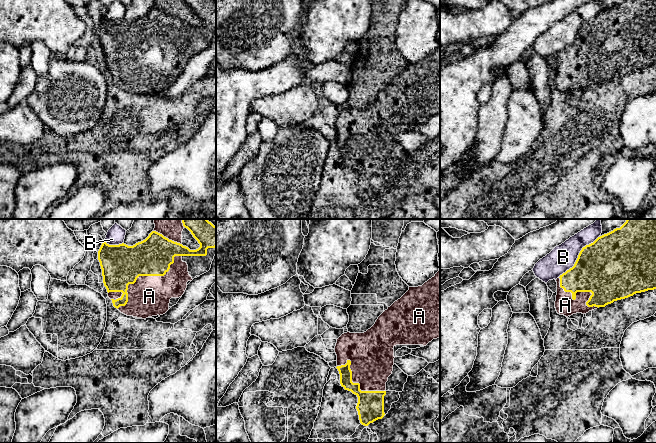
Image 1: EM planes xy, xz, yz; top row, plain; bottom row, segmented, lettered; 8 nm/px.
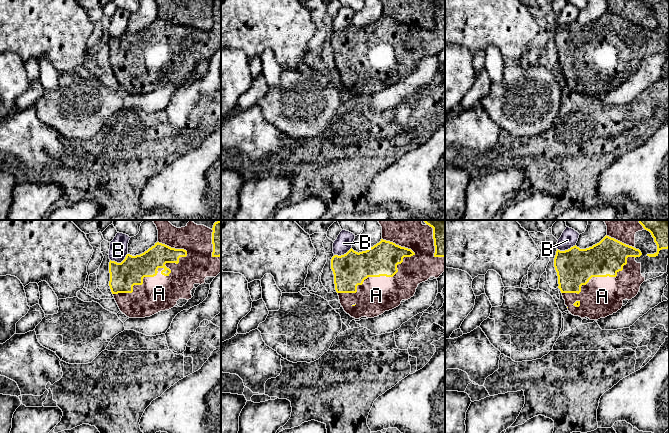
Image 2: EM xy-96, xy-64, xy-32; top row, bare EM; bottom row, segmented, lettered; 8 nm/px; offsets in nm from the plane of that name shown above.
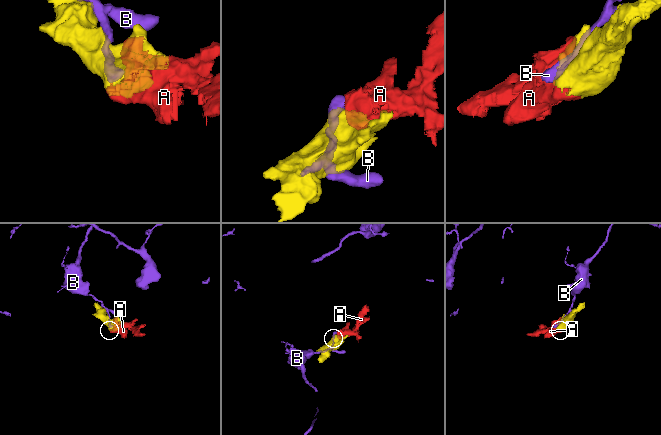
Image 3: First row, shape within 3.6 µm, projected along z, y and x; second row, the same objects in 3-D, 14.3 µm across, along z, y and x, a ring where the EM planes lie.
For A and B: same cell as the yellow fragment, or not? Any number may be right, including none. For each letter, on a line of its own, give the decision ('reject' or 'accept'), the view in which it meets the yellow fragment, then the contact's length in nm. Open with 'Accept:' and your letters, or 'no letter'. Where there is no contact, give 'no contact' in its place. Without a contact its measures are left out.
Accept: A
A: accept; meets yellow in xy; contact 650 nm long
B: reject; meets yellow in yz; contact 460 nm long

